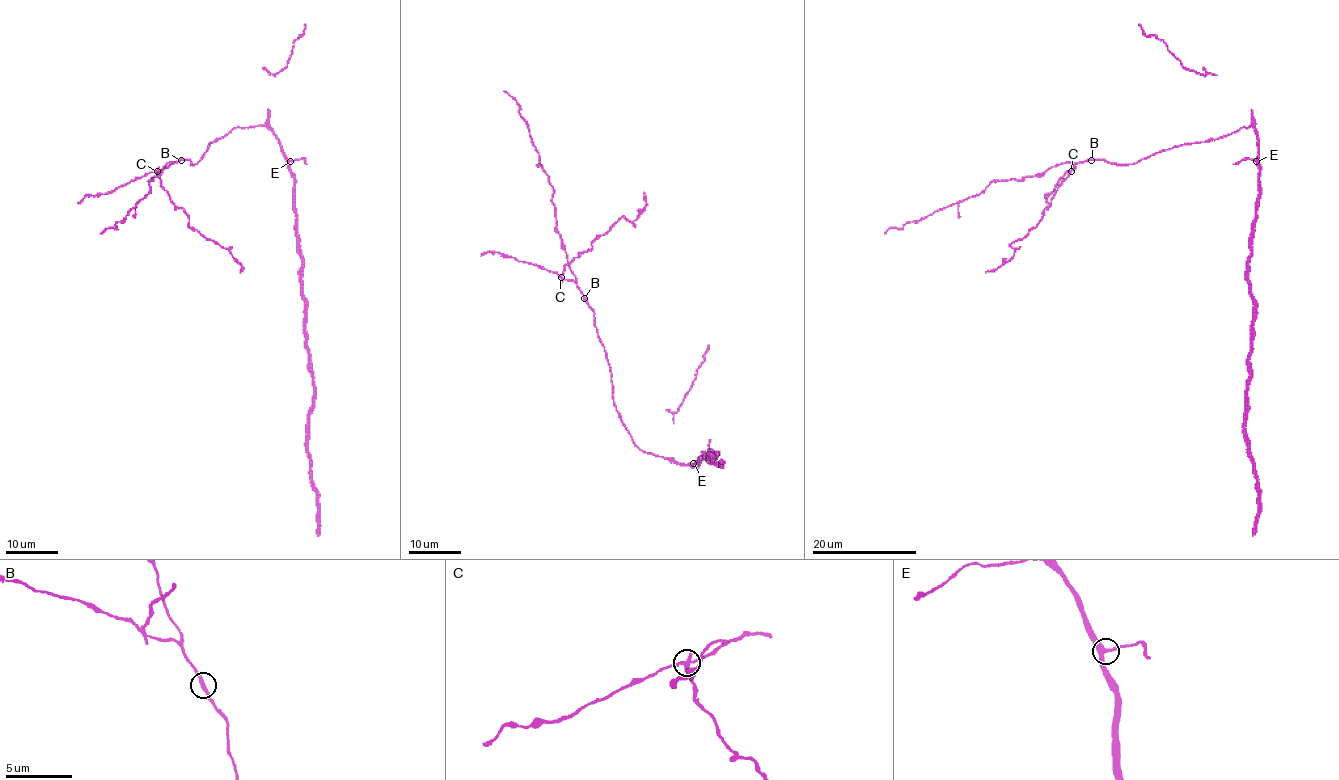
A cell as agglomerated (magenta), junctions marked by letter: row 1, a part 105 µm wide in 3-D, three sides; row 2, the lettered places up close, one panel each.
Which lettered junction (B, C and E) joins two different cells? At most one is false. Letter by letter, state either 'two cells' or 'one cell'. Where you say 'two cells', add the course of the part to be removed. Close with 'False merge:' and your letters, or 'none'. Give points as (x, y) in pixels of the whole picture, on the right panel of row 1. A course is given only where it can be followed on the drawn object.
B: one cell
C: two cells | (1070, 170), (1055, 191), (1038, 224), (1010, 245), (1015, 250), (1014, 254), (985, 273)
E: one cell
False merge: C

